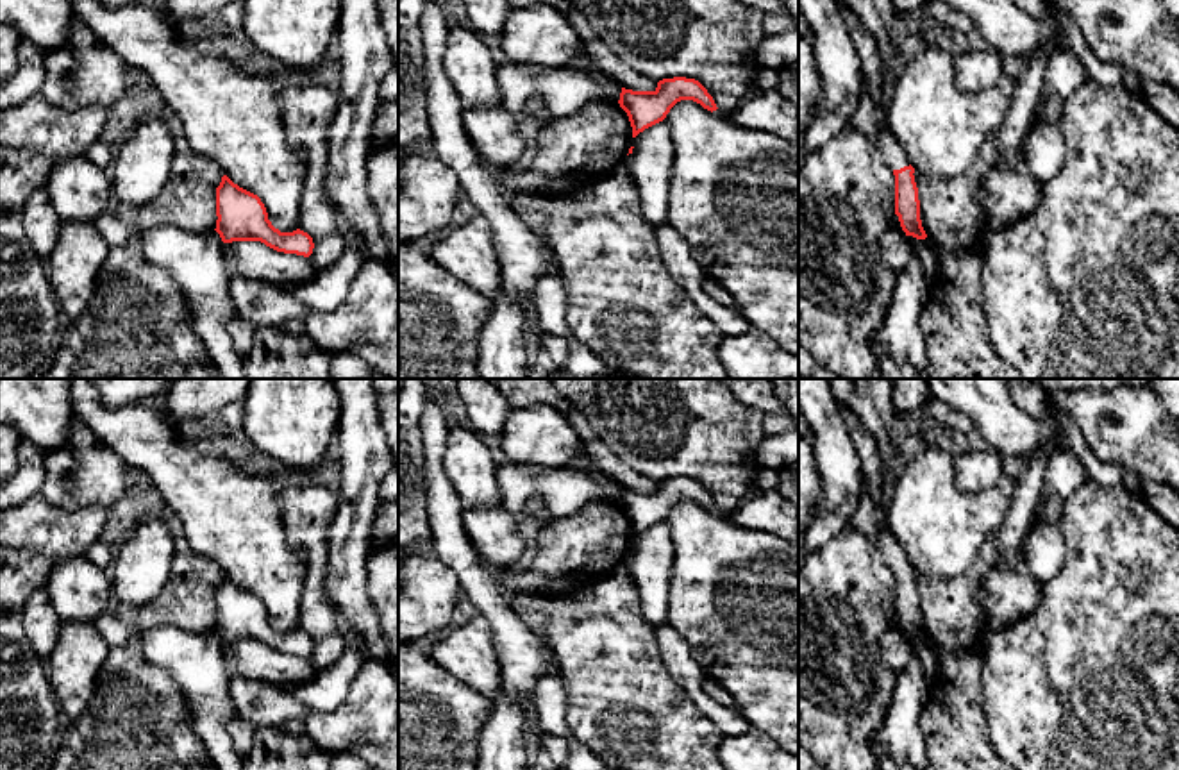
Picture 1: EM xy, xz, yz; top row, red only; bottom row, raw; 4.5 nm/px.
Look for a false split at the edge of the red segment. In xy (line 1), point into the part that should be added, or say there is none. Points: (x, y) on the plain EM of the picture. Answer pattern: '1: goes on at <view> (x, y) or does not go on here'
1: does not go on here

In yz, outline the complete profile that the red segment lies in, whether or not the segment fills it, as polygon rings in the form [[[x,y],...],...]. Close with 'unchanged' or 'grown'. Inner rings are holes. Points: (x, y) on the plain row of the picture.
[[[838,404],[838,409],[856,445],[865,482],[875,502],[877,547],[895,575],[895,615],[906,636],[925,640],[927,634],[920,620],[918,588],[913,575],[915,568],[909,565],[906,550],[888,525],[888,493],[893,475],[884,472],[884,461],[875,438],[859,427],[849,404]]] | grown

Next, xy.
[[[227,575],[222,577],[216,588],[216,632],[223,643],[232,641],[261,641],[266,647],[309,657],[313,654],[313,638],[297,629],[280,632],[268,620],[268,613],[261,598],[238,584]]] | unchanged

